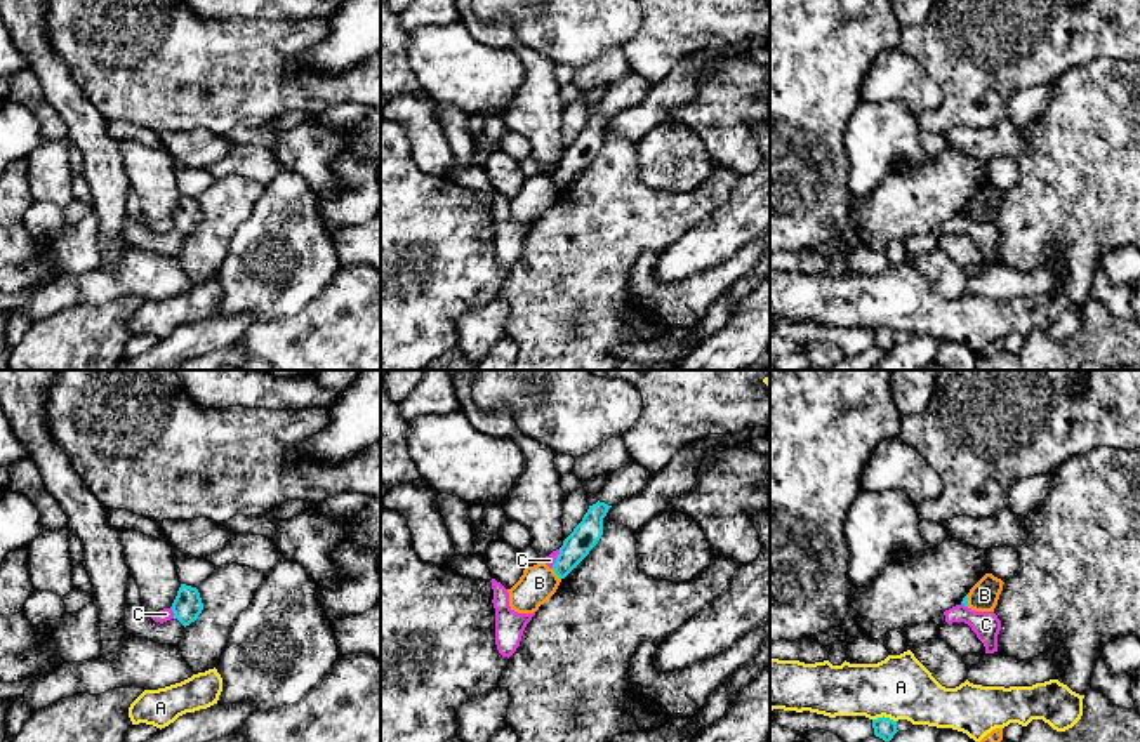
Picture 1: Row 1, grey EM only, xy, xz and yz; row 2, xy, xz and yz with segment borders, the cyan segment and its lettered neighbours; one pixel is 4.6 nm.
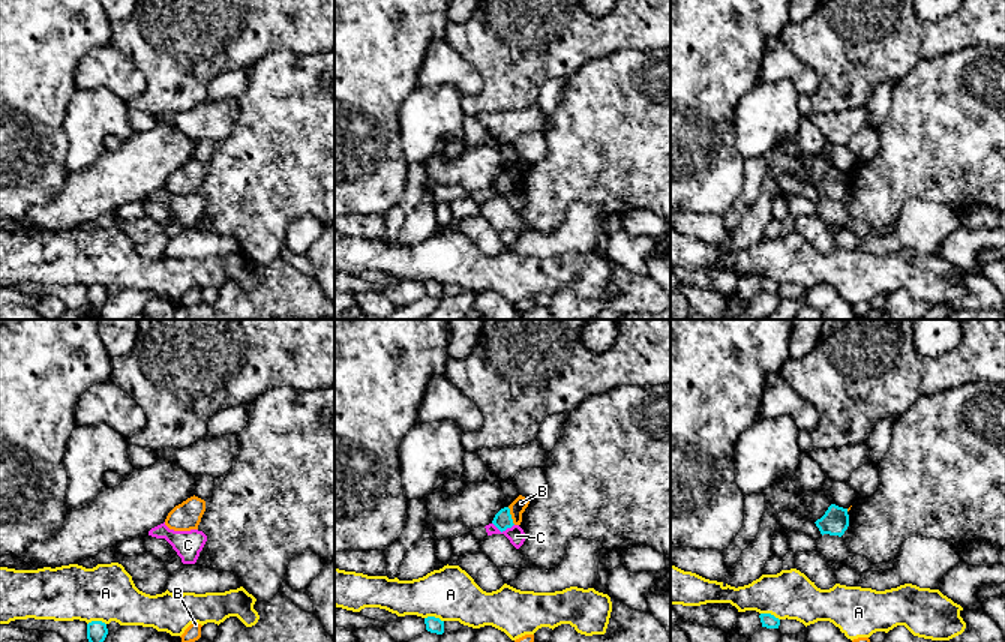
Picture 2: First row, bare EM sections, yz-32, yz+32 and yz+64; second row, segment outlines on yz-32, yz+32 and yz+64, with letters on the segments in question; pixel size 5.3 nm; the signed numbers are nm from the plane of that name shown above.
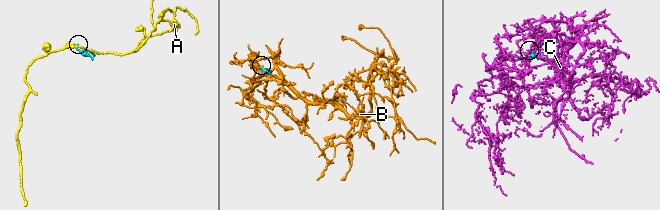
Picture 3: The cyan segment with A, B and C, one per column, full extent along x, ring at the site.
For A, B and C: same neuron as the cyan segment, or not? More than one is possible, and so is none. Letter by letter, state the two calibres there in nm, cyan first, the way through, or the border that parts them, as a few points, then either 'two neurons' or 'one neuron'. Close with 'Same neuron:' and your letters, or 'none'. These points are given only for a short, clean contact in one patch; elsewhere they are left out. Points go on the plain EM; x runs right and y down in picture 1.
A: 100/300 nm | along yz (873, 329), (885, 327), (895, 332) | two neurons
B: 120/170 nm | along xz (551, 179), (560, 190) | two neurons
C: 140/60 nm | along xy (171, 218), (174, 228) | two neurons
Same neuron: none

